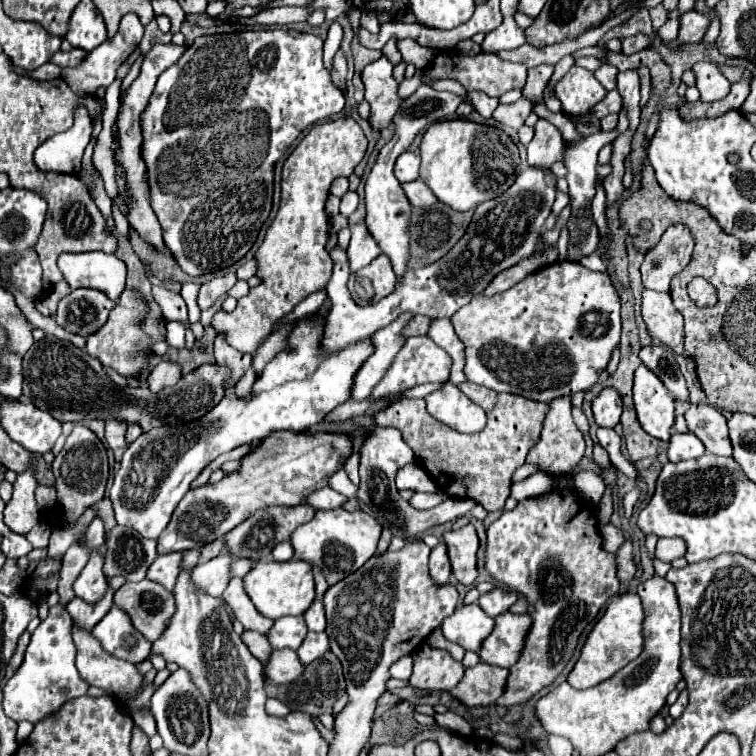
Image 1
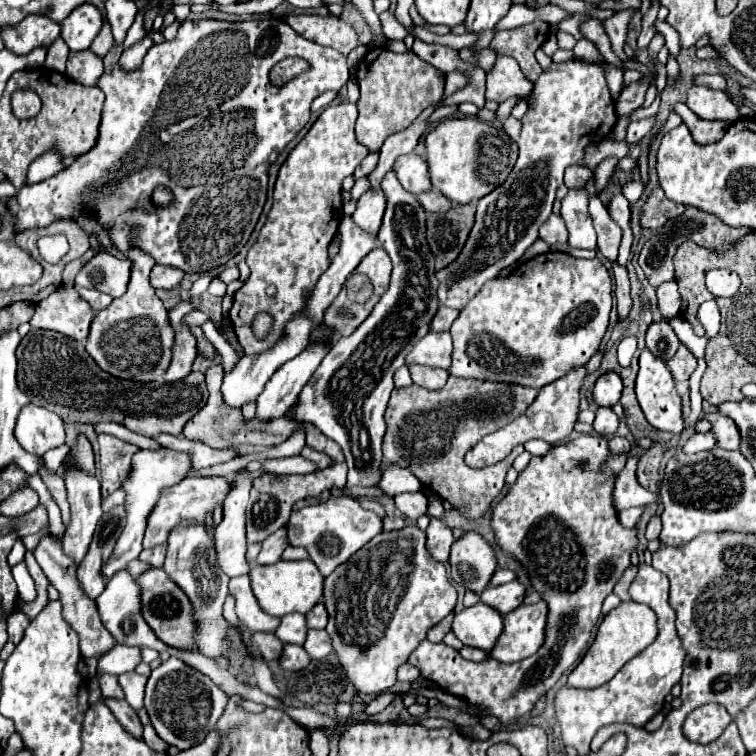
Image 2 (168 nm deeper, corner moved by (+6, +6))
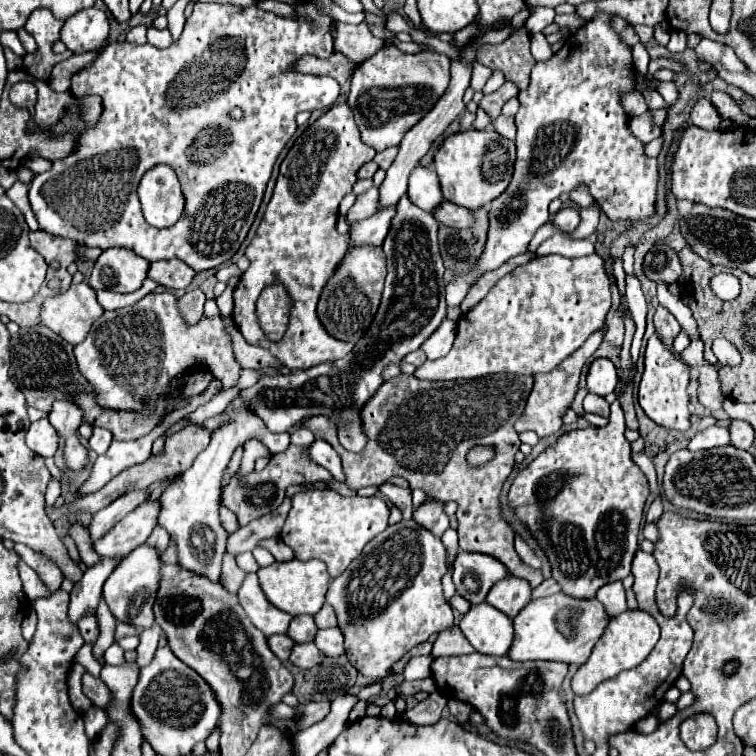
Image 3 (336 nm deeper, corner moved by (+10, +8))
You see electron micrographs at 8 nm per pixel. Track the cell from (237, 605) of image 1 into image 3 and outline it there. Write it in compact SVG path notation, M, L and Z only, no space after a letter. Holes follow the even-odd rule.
M246 574L240 590L238 590L238 600L240 606L244 608L246 616L250 618L250 622L264 634L264 636L272 636L272 634L284 634L288 630L290 624L290 616L286 612L278 612L278 608L274 608L264 594L260 592L260 584L258 584L258 576L256 574Z

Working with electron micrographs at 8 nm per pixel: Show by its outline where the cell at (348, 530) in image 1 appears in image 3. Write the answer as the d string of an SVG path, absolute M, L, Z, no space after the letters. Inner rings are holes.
M308 490L292 496L292 510L280 538L294 550L298 560L322 560L328 566L328 574L336 578L362 552L364 544L388 526L388 514L390 508L380 496L346 498L336 490Z

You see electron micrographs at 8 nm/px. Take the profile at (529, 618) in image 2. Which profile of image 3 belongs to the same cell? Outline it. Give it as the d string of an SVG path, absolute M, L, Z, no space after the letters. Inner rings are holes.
M562 592L548 598L538 598L526 604L514 622L514 640L508 658L526 660L560 660L568 664L584 664L608 624L608 616L598 600L576 600Z

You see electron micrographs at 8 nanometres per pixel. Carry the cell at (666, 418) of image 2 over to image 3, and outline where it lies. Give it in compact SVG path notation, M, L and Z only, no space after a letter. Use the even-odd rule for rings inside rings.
M656 334L650 336L648 346L646 346L646 358L644 358L644 374L640 380L640 390L638 390L638 402L646 416L654 420L656 424L670 428L670 430L688 430L690 428L690 412L688 412L688 380L690 380L690 368L674 356L670 350L664 348L660 338Z

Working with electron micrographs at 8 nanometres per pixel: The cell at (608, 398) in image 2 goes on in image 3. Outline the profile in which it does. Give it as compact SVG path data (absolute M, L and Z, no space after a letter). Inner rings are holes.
M598 358L590 364L588 392L598 394L598 396L606 396L606 394L614 392L616 384L618 384L618 370L608 358Z

